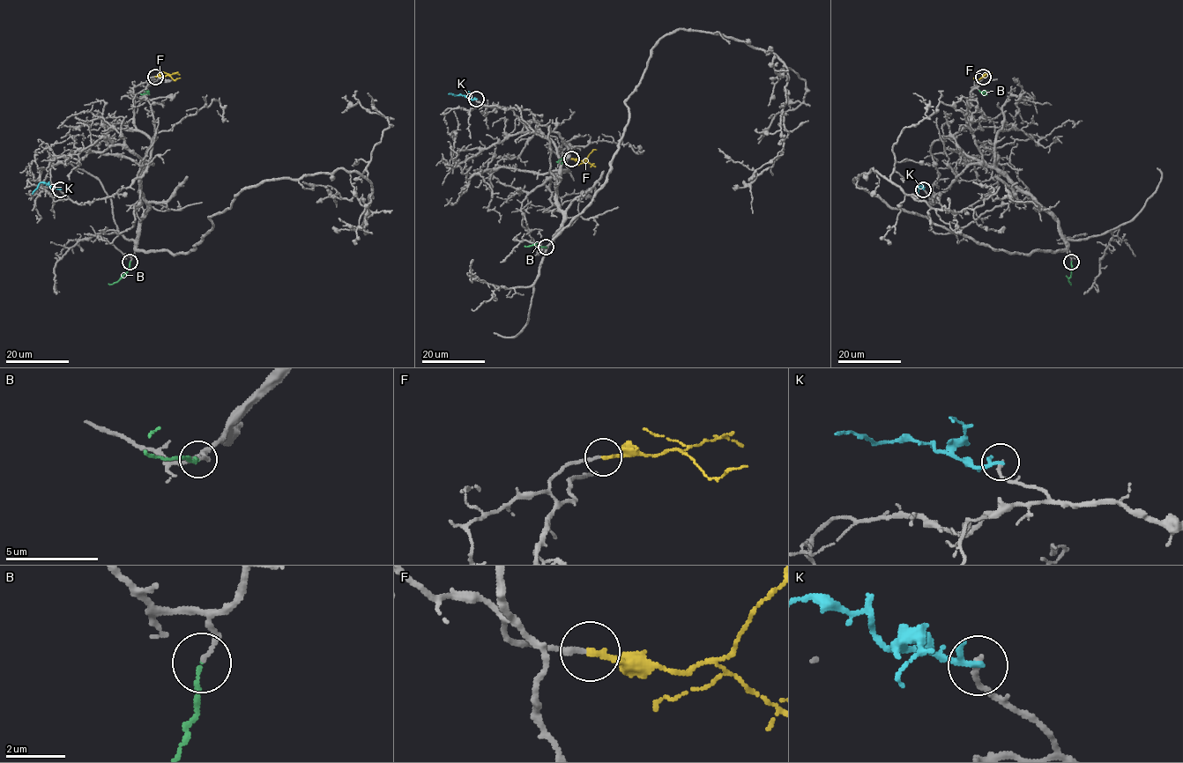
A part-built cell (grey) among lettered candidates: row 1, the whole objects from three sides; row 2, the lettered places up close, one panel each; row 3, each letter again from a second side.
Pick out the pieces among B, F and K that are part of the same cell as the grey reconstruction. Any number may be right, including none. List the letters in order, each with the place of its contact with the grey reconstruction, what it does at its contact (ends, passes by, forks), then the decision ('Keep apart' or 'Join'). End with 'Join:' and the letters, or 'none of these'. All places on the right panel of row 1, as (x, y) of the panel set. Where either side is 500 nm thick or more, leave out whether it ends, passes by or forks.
B: Touches grey at (1071, 262). It ends there. Keep apart
F: Touches grey at (983, 77). It ends there. Join
K: Touches grey at (923, 189). It ends there. Keep apart
Join: F

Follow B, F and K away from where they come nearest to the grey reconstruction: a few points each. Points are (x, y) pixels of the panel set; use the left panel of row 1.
B: (130, 261), (142, 94), (146, 93), (145, 91)
F: (156, 77), (169, 75), (173, 79), (180, 78)
K: (60, 189), (40, 182), (32, 193)

